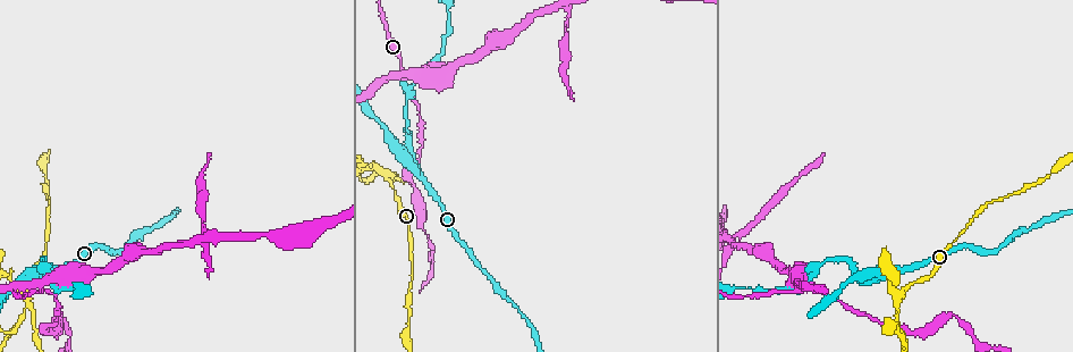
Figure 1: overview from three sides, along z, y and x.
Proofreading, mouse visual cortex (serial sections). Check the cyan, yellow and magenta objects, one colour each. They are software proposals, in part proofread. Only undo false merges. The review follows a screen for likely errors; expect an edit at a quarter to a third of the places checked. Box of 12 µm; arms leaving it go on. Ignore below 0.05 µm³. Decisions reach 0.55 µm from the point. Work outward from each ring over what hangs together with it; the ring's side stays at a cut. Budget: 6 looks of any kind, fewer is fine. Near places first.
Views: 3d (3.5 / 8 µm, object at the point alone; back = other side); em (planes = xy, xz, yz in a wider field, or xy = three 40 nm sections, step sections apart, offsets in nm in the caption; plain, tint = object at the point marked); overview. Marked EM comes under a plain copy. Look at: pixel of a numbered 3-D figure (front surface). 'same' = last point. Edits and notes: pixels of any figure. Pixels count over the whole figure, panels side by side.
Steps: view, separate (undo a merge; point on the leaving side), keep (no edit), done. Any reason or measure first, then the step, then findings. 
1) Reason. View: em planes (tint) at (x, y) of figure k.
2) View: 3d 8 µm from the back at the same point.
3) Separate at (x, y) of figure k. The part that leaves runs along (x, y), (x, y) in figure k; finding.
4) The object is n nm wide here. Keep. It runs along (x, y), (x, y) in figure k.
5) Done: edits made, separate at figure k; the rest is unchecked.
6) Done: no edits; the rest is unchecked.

Small branch off a trunk. View: 3d 8 µm at (41, 282) of figure 1.

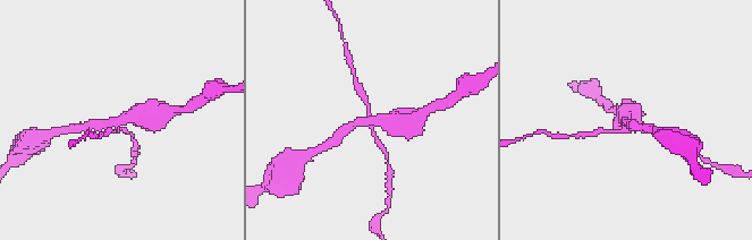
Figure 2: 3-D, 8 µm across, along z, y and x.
Now the EM. View: em xy step 2 (tint) at (368, 122) of figure 2.

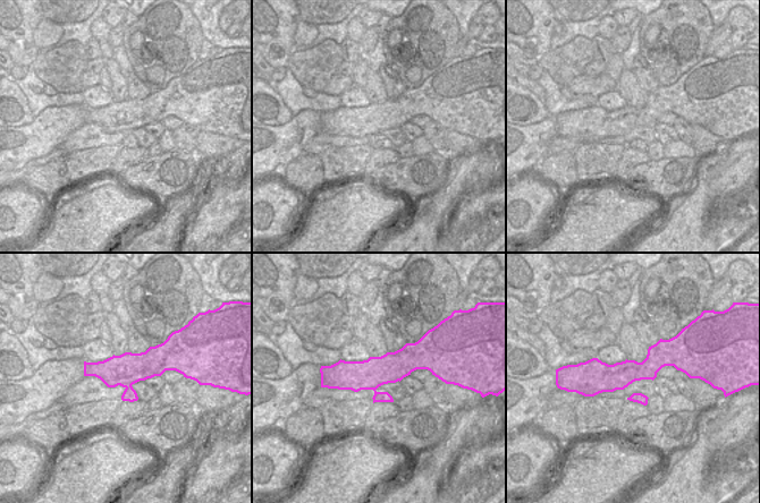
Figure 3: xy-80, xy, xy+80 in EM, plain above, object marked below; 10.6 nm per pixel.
The object is 320 nm wide here. Separate at (135, 118) of figure 2. The part that leaves runs along (113, 126), (126, 117), (157, 111) in figure 2; two cells meet here.

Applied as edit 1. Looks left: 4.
See it whole again. View: overview.

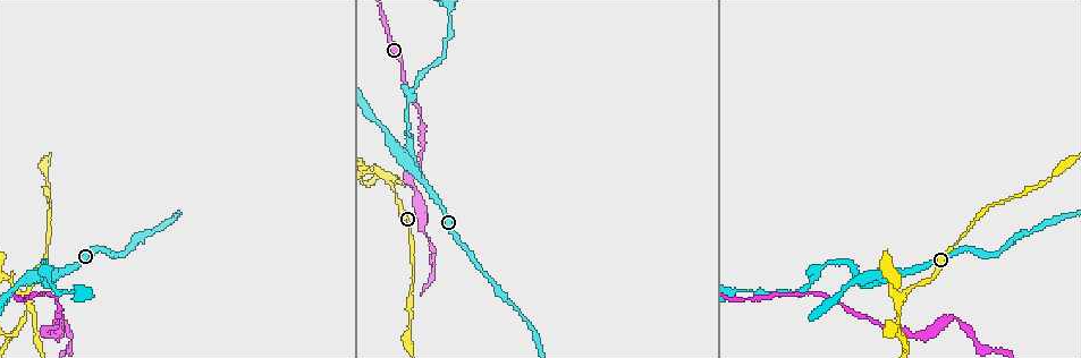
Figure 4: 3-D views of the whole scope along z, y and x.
Sharp bend. View: 3d 3.5 µm at (423, 233) of figure 4.

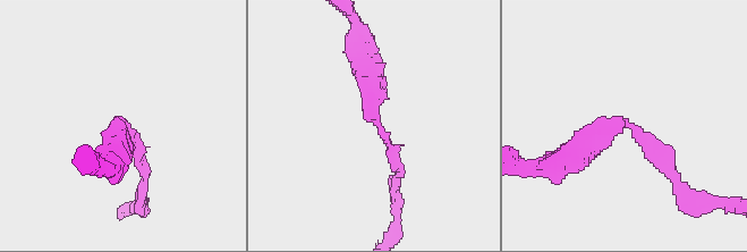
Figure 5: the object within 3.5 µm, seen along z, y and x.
The arms are 200, 350 nm wide. View: em xy step 2 (tint) at (122, 125) of figure 5.

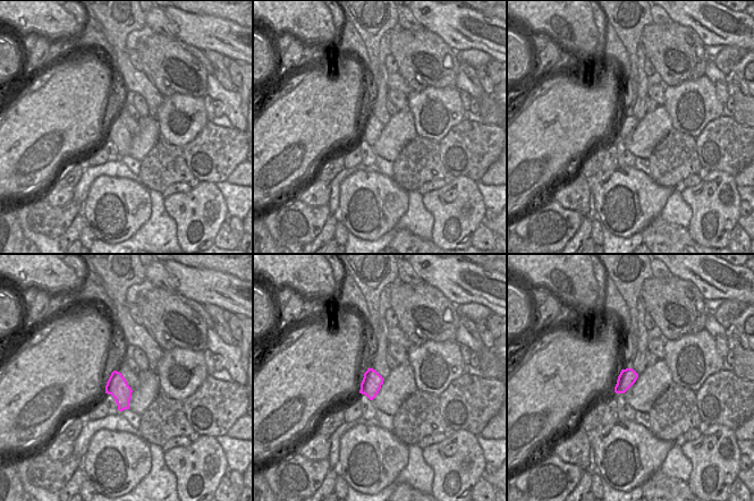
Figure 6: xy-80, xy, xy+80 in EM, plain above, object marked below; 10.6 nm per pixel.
Keep. Continuous, no second cell.

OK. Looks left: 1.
Done: edits made, separate at figure 2; the rest is unchecked.

